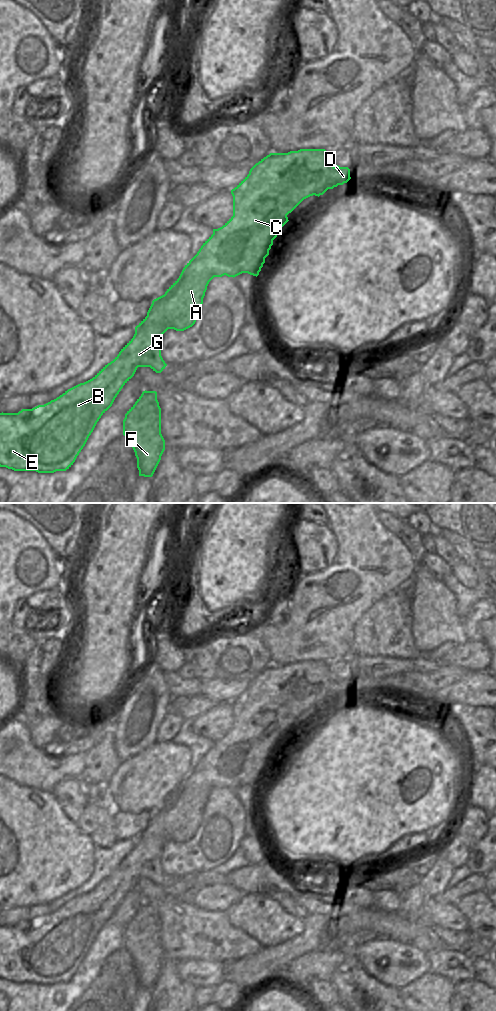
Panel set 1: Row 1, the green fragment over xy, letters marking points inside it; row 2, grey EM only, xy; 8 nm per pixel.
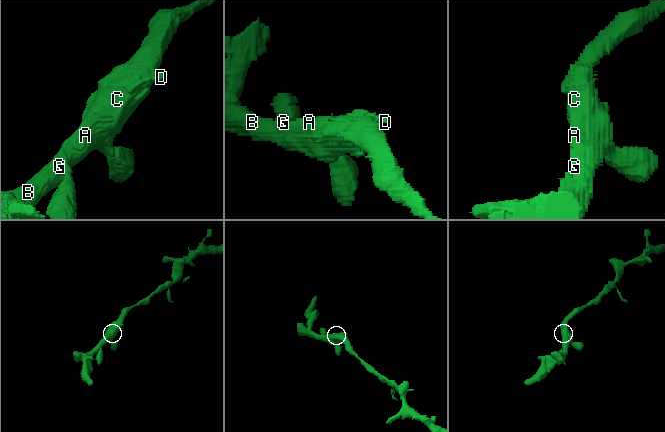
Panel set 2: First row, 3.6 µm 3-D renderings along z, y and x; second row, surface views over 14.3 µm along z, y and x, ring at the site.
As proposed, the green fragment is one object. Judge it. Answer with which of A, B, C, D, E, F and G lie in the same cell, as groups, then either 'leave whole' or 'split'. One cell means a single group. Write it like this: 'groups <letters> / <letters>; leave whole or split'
groups A B C D E F G; leave whole

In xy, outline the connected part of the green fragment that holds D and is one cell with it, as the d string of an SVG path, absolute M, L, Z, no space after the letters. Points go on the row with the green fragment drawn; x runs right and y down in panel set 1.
M300 149L298 151L290 151L288 153L270 153L256 163L250 169L249 174L234 189L231 190L231 194L233 196L233 216L222 227L213 229L213 234L203 243L197 254L185 265L179 278L167 289L164 295L152 301L152 304L147 312L147 316L135 327L135 334L133 338L121 349L119 354L110 363L105 365L92 379L68 389L62 395L44 405L38 405L32 409L22 409L18 413L0 413L0 467L6 467L14 471L36 471L38 473L54 473L56 471L66 471L69 469L85 446L101 416L112 406L115 398L123 386L134 376L137 368L150 367L156 373L161 373L165 369L167 364L161 356L161 340L163 338L163 334L168 329L184 331L195 324L201 312L203 298L209 282L214 277L222 277L226 275L234 278L242 273L248 273L257 277L263 267L263 264L265 263L265 258L269 255L269 250L273 245L273 240L277 237L281 228L289 221L287 215L291 213L304 199L313 195L319 197L328 189L333 189L338 185L343 185L350 179L350 169L348 167L340 167L338 165L334 167L333 162L329 160L329 156L325 149Z

